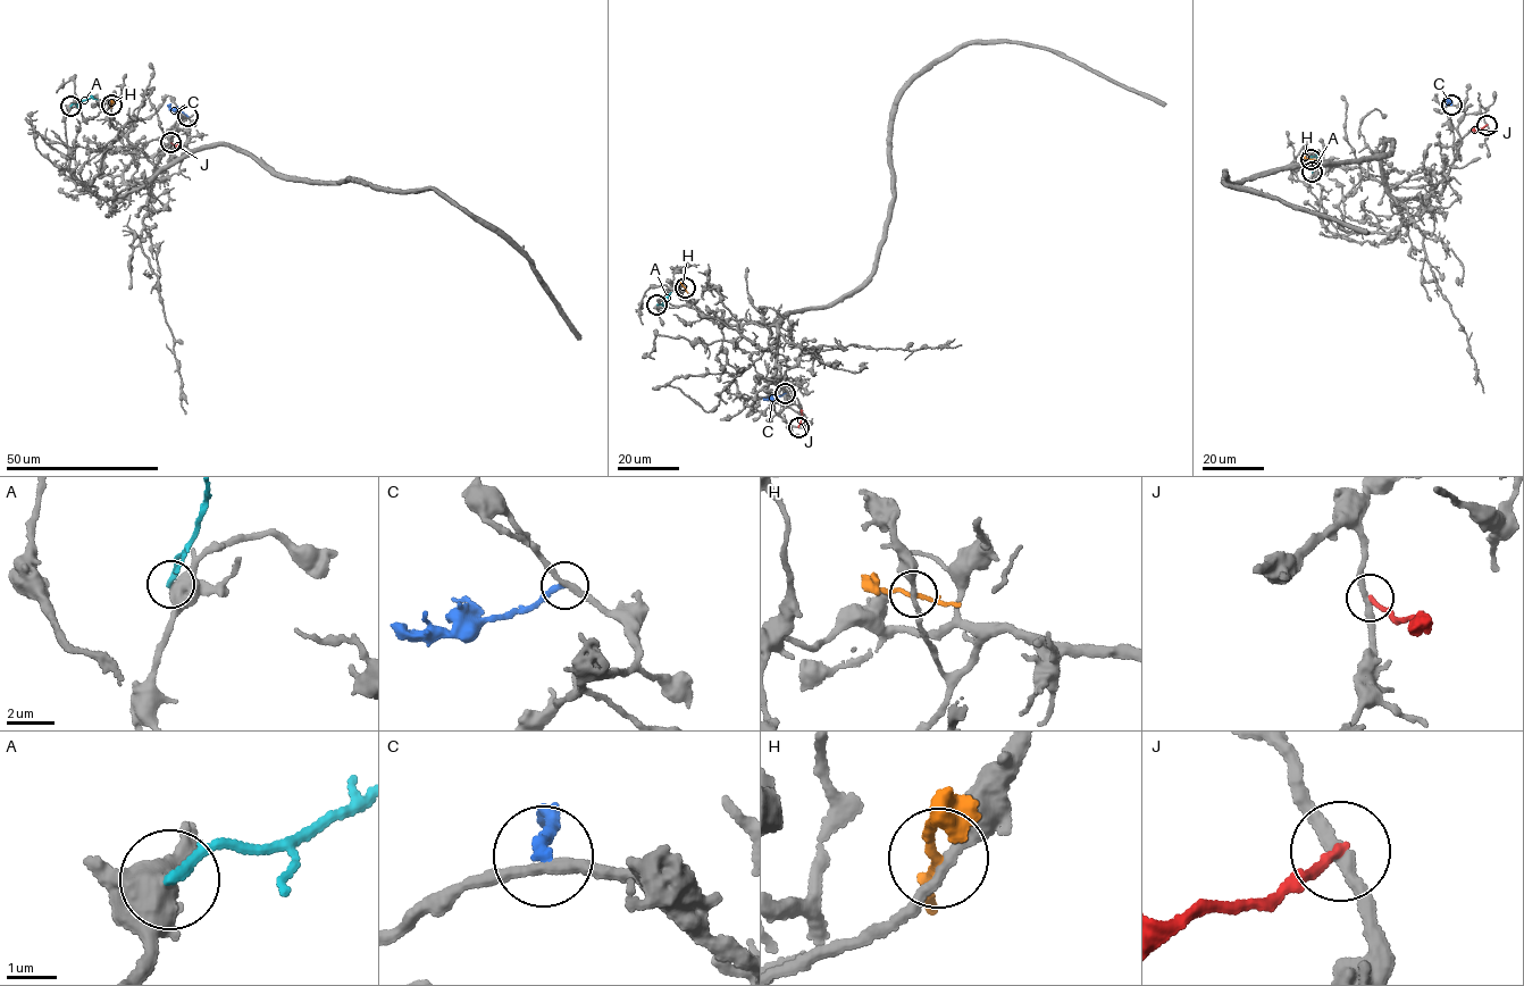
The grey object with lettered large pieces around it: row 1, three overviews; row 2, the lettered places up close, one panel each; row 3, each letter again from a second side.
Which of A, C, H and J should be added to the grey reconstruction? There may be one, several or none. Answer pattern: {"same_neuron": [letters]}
{"same_neuron": []}

